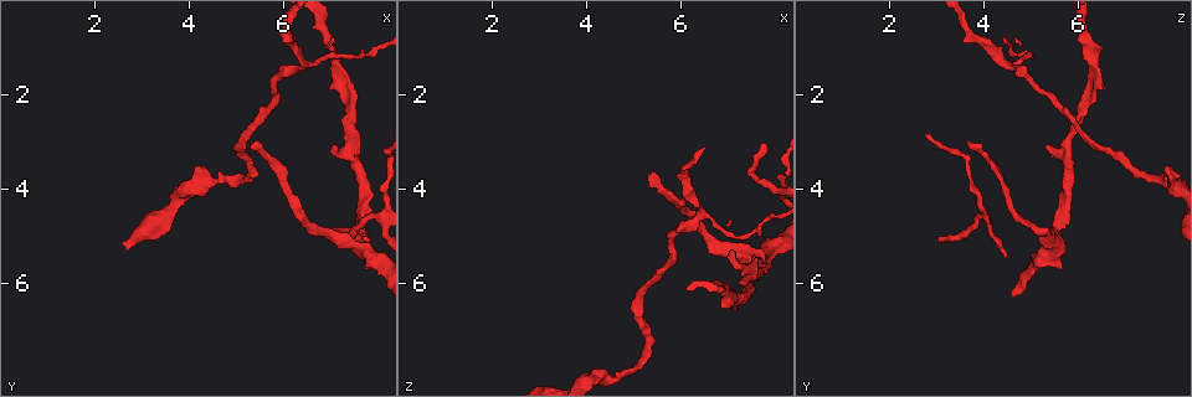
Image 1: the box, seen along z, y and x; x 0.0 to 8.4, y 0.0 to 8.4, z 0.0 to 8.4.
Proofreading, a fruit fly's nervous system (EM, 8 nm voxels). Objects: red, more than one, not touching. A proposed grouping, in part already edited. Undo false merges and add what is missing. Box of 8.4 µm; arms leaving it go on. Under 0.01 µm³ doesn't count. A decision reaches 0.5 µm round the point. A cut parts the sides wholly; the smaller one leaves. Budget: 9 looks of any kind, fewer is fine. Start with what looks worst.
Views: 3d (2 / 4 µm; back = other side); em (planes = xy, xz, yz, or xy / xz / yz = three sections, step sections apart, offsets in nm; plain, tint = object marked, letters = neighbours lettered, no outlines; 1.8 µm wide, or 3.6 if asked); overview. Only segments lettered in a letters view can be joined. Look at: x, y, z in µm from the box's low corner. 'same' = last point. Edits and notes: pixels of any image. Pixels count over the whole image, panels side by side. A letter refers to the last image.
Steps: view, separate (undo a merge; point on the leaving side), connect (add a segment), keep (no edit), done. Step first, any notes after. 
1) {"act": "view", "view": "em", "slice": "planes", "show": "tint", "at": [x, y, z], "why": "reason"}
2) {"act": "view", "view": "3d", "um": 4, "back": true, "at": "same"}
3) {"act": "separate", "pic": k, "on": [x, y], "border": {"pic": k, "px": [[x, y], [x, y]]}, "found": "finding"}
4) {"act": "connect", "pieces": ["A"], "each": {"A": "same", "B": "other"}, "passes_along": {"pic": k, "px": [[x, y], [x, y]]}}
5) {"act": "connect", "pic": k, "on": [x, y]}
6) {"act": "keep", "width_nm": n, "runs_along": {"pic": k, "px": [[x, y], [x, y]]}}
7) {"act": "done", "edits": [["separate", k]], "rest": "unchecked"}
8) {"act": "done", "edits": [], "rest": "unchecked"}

{"act": "view", "view": "3d", "um": 4, "at": [6.65, 4.90, 5.15], "why": "sudden change in width"}

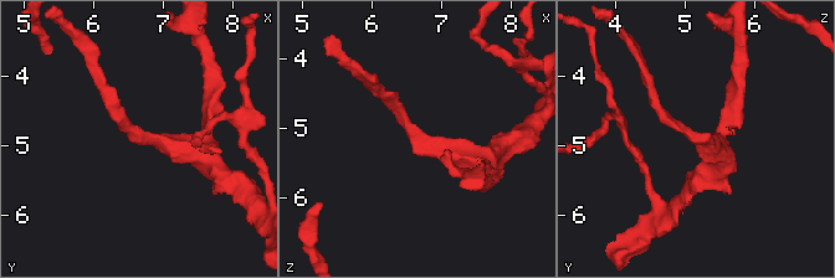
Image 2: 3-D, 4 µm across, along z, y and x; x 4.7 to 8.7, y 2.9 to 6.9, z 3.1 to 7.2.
{"act": "view", "view": "em", "slice": "planes", "show": "letters", "at": [6.70, 4.85, 5.15]}

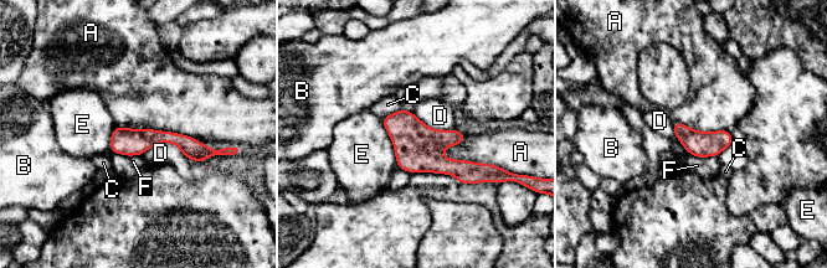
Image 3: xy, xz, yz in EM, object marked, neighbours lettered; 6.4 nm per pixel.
{"act": "keep", "each": {"A": "other", "B": "other", "C": "other", "D": "other", "E": "other", "F": "other"}, "found": "all the same neuron"}

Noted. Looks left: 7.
{"act": "view", "view": "3d", "um": 4, "at": [4.15, 3.55, 7.95], "why": "free end"}

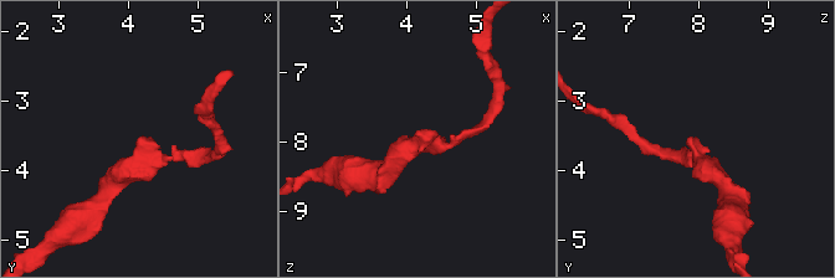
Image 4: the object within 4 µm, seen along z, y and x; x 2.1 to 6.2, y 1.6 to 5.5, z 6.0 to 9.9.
{"act": "view", "view": "em", "um": 3.6, "slice": "planes", "show": "plain", "at": [4.15, 3.50, 7.90], "why": "need the tissue"}

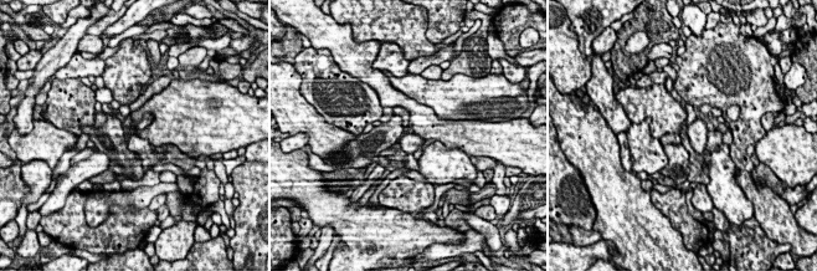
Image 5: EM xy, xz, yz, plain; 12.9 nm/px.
{"act": "view", "view": "em", "um": 3.6, "slice": "planes", "show": "letters", "at": "same"}

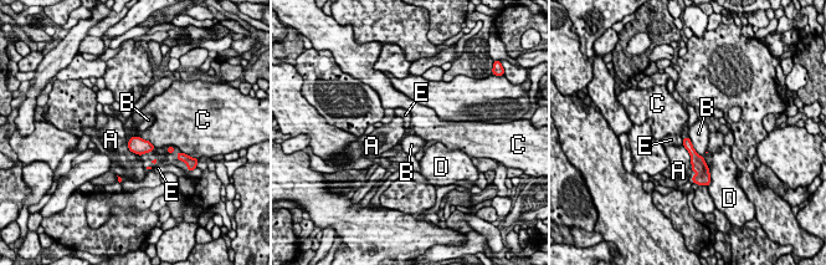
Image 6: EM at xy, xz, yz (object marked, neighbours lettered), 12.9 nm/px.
{"act": "keep", "each": {"A": "other", "B": "other", "C": "other", "D": "other", "E": "other"}, "border": {"pic": 6, "px": [[688, 136], [692, 147], [703, 158]]}, "found": "no lettered segment goes on from it"}

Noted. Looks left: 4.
{"act": "view", "view": "3d", "um": 2, "at": [5.45, 2.95, 3.65], "why": "thin end"}

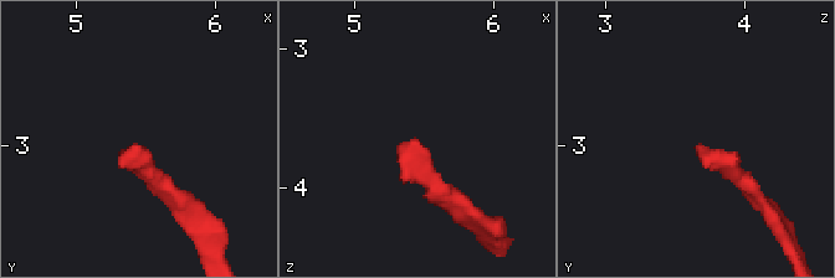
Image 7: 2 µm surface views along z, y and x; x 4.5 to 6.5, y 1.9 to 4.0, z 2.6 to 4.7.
{"act": "view", "view": "em", "slice": "yz", "step": 4, "show": "letters", "at": [5.42, 3.00, 3.68], "why": "need the tissue"}

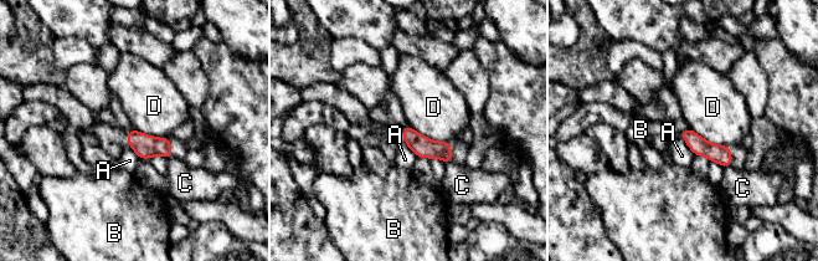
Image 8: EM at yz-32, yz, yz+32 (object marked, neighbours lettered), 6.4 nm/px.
{"act": "view", "view": "em", "slice": "planes", "show": "letters", "at": "same", "why": "cut it another way"}

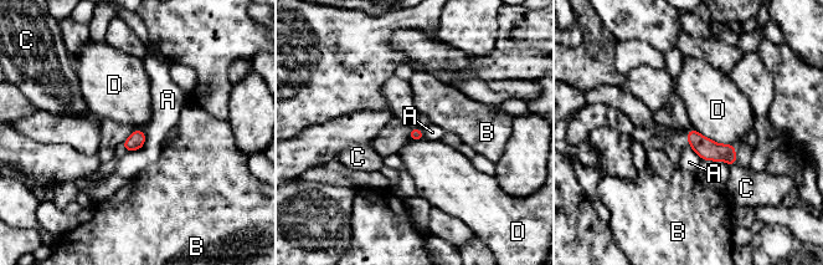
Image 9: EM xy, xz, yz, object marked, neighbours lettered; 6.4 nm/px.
{"act": "keep", "each": {"A": "other", "B": "other", "C": "other", "D": "other"}, "found": "no lettered segment goes on from it"}

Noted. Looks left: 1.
{"act": "done", "edits": [], "rest": "unchecked"}

